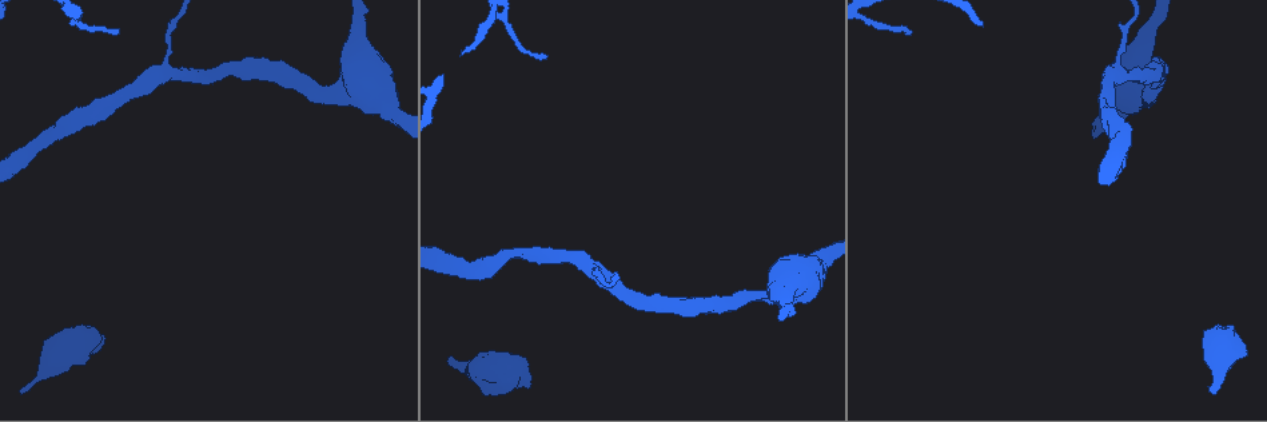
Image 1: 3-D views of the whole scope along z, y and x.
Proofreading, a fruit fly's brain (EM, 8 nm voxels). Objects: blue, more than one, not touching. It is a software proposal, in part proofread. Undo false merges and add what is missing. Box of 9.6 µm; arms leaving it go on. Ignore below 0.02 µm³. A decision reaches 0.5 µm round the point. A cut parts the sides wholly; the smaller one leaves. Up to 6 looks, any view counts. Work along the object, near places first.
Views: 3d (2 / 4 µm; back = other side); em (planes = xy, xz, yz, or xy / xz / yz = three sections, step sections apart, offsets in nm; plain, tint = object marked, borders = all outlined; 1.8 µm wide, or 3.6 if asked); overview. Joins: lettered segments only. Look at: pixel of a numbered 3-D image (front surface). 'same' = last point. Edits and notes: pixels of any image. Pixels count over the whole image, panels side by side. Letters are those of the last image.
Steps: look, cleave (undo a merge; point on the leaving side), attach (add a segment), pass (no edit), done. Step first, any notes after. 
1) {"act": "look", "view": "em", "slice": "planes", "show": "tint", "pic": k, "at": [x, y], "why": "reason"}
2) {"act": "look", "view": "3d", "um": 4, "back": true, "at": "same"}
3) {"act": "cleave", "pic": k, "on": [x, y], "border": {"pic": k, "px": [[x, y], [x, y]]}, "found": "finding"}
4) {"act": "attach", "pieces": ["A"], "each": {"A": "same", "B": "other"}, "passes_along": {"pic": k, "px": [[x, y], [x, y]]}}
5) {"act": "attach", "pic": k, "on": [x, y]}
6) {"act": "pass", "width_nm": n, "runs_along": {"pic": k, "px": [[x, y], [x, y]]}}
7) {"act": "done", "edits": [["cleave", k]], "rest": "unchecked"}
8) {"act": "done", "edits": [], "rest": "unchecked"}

{"act": "look", "view": "em", "slice": "yz", "step": 8, "show": "borders", "pic": 1, "at": [1213, 394], "why": "branch stops here"}

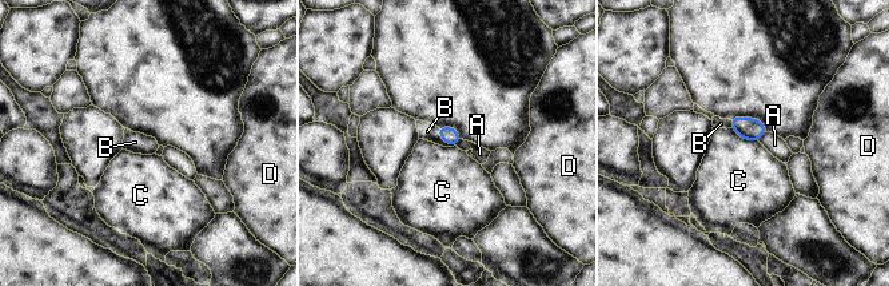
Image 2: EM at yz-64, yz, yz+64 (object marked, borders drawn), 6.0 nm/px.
{"act": "look", "view": "em", "slice": "planes", "show": "borders", "at": "same", "why": "another direction"}

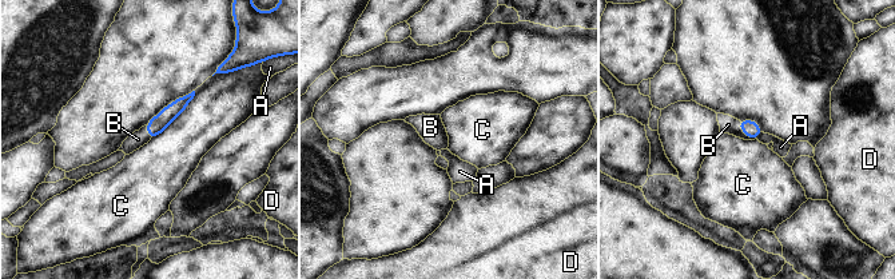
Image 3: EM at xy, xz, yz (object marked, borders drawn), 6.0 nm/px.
{"act": "attach", "pieces": ["B"], "width_nm": 100, "longest_contact_nm": ["C", 400], "each": {"A": "other", "B": "same", "C": "other", "D": "other"}, "found": "it goes on there"}

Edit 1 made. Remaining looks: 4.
{"act": "look", "view": "3d", "um": 4, "pic": 1, "at": [101, 344], "why": "free end"}

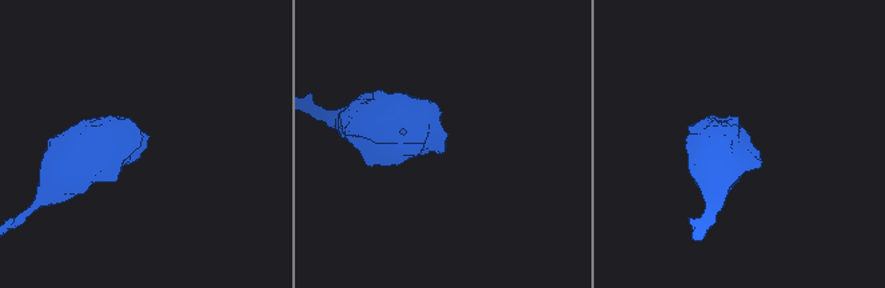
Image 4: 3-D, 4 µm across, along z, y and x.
{"act": "look", "view": "em", "slice": "planes", "show": "borders", "pic": 4, "at": [442, 151], "why": "need the tissue"}

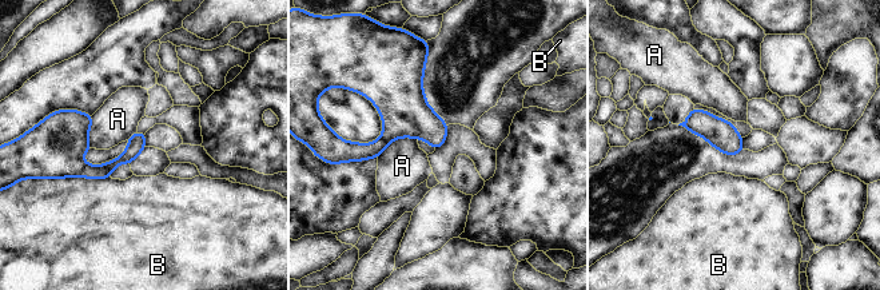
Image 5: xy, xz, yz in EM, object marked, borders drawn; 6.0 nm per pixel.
{"act": "pass", "each": {"A": "other", "B": "other"}, "runs_along": {"pic": 5, "px": [[59, 136], [86, 170], [142, 144]]}, "found": "none of them fits"}

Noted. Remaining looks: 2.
{"act": "look", "view": "em", "um": 3.6, "slice": "planes", "show": "tint", "pic": 1, "at": [548, 56], "why": "thin end"}

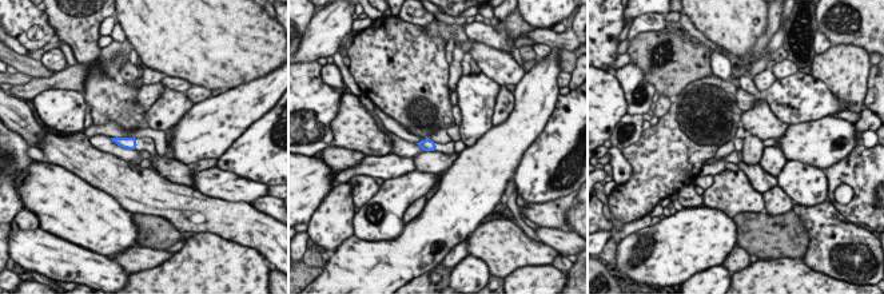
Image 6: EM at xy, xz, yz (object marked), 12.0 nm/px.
{"act": "look", "view": "em", "um": 3.6, "slice": "planes", "show": "borders", "at": "same"}

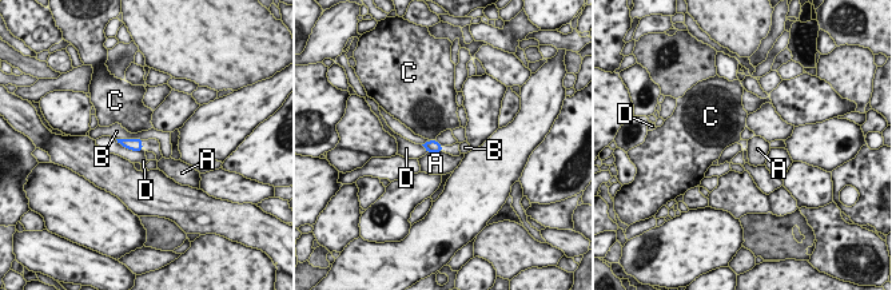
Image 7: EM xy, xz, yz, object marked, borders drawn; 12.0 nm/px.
{"act": "pass", "longest_contact_nm": ["D", 360], "each": {"A": "other", "B": "other", "C": "other", "D": "other"}, "border": {"pic": 7, "px": [[115, 139], [126, 147], [142, 150]]}, "found": "none of them fits"}

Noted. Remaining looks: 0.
{"act": "done", "edits": [["attach", 3]], "rest": "unchecked"}

